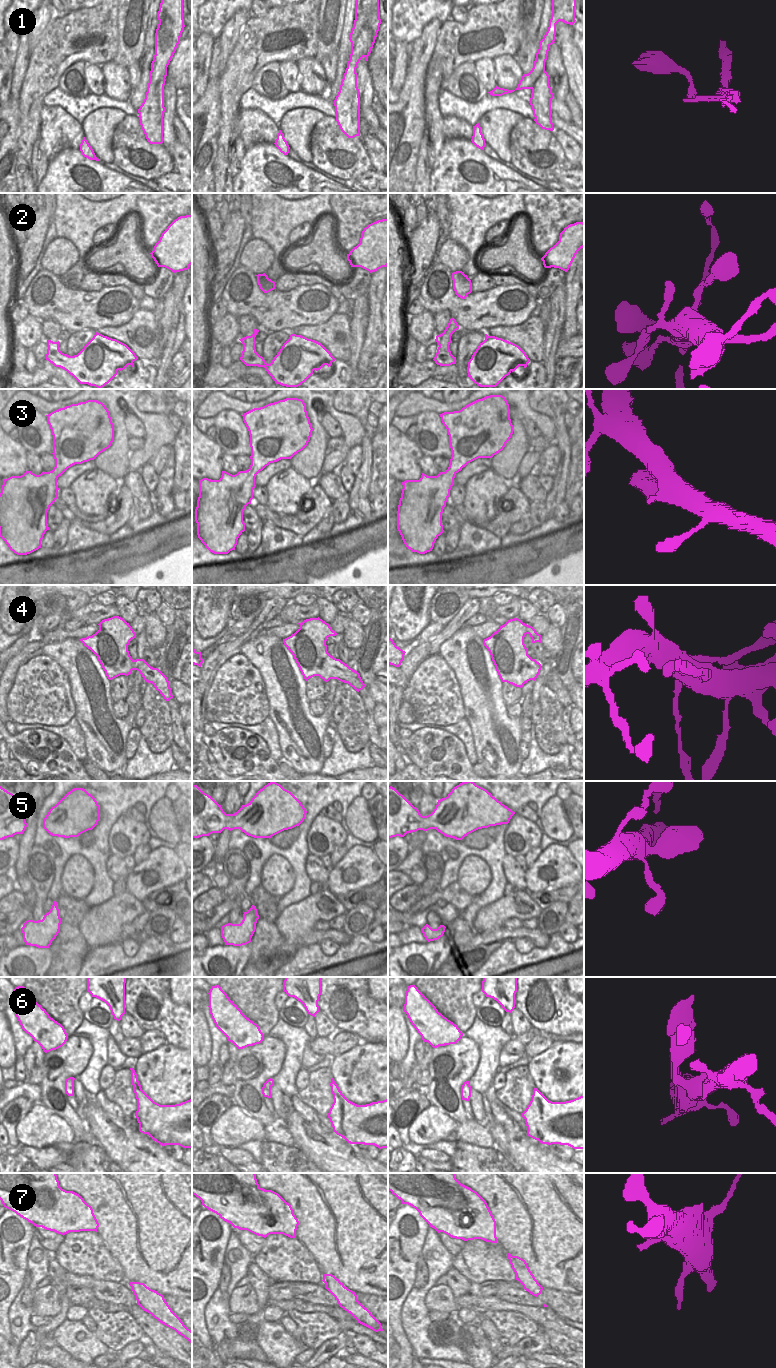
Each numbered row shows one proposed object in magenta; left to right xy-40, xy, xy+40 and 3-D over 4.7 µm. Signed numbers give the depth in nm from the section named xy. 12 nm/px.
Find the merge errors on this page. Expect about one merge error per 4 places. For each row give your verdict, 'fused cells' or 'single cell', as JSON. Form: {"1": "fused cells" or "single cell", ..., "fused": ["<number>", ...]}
{"1": "fused cells", "2": "single cell", "3": "single cell", "4": "single cell", "5": "single cell", "6": "single cell", "7": "single cell", "fused": ["1"]}

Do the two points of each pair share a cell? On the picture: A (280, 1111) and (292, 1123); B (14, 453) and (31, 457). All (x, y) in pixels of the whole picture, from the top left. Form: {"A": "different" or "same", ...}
{"A": "different", "B": "different"}

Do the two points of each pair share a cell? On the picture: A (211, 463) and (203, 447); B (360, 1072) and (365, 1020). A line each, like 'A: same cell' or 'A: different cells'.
A: same cell
B: different cells

